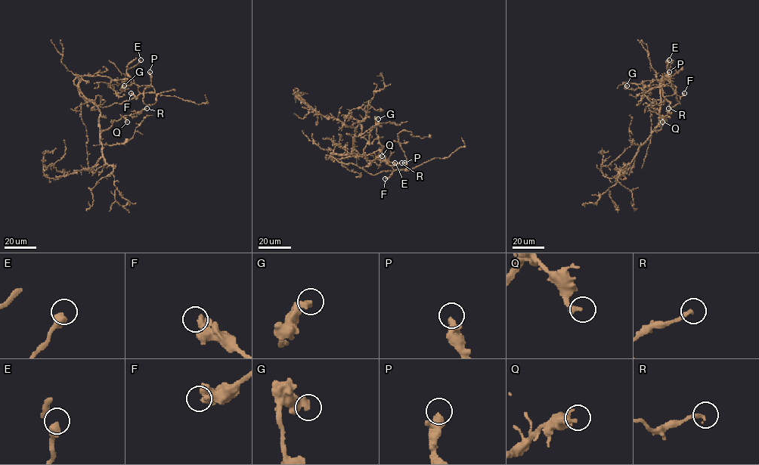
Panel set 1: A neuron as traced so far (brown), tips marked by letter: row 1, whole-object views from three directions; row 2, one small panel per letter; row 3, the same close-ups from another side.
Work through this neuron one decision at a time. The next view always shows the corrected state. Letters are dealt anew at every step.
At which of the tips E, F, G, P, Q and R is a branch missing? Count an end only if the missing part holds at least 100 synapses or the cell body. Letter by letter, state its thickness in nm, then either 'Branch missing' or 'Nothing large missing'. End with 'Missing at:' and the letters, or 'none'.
E: Thickness 480 nm. Nothing large missing
F: Thickness 480 nm. Nothing large missing
G: Thickness 480 nm. Nothing large missing
P: Thickness 440 nm. Nothing large missing
Q: Thickness 240 nm. Nothing large missing
R: Thickness 200 nm. Nothing large missing
Missing at: none

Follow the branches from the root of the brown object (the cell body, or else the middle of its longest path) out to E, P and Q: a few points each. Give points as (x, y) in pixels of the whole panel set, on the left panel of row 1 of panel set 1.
E: (79, 88), (76, 77), (73, 82), (79, 94), (103, 107), (134, 98), (140, 93), (126, 70), (140, 60)
P: (79, 88), (76, 77), (74, 84), (86, 100), (103, 107), (122, 103), (140, 94), (154, 92), (150, 72)
Q: (79, 88), (98, 109), (99, 126), (102, 131), (108, 129), (113, 120), (122, 117), (127, 122)

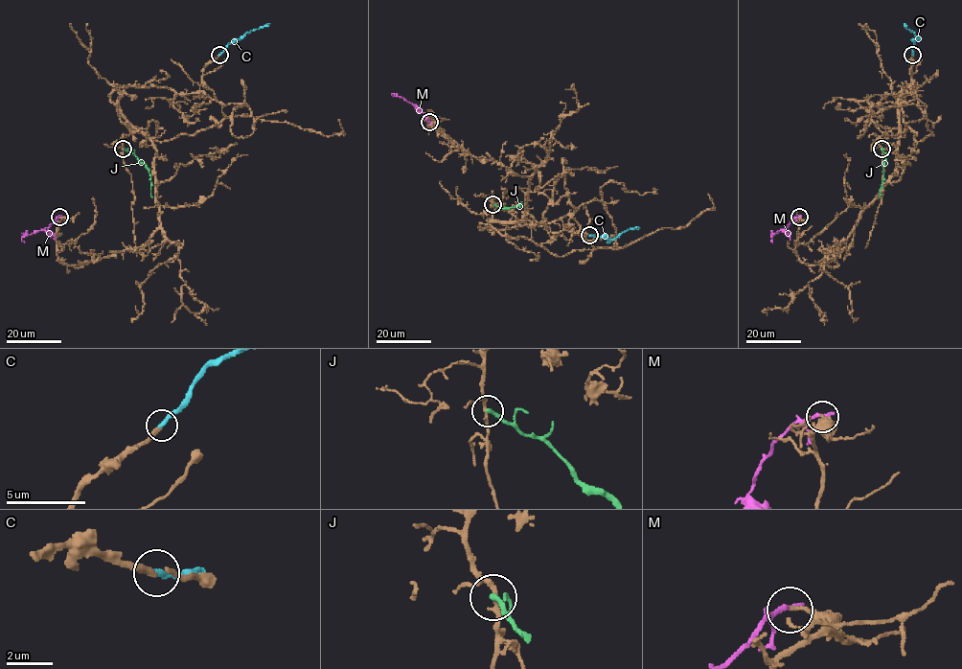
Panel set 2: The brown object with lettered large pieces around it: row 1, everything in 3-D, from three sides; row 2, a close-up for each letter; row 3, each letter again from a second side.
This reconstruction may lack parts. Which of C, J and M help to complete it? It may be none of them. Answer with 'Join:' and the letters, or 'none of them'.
Join: C

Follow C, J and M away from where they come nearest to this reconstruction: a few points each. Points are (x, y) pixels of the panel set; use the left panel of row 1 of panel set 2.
C: (219, 55), (236, 39), (269, 24)
J: (123, 149), (145, 164), (150, 175), (152, 197)
M: (59, 217), (48, 227), (25, 236), (22, 241), (25, 243)

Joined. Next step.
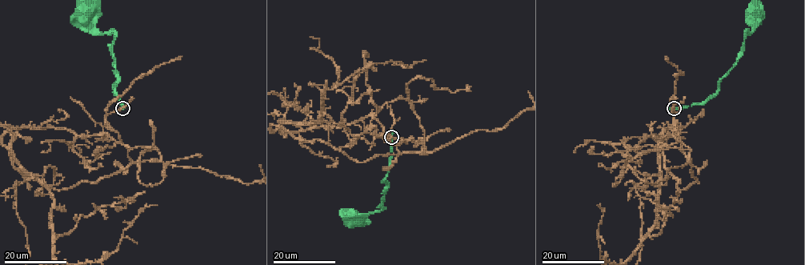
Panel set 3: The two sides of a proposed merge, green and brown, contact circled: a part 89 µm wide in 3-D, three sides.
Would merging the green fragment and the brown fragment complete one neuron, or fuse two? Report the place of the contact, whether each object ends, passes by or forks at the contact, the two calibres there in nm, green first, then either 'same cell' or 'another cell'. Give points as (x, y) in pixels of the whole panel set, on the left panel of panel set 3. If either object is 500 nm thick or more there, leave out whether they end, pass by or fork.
(122, 108) | green passes by | brown passes by | 440/200 nm | another cell

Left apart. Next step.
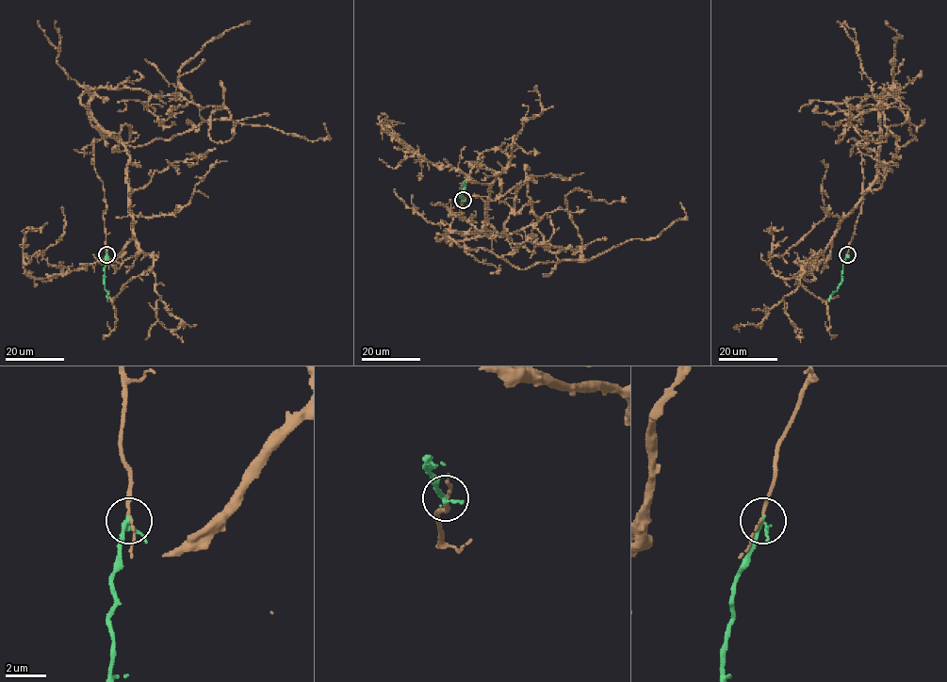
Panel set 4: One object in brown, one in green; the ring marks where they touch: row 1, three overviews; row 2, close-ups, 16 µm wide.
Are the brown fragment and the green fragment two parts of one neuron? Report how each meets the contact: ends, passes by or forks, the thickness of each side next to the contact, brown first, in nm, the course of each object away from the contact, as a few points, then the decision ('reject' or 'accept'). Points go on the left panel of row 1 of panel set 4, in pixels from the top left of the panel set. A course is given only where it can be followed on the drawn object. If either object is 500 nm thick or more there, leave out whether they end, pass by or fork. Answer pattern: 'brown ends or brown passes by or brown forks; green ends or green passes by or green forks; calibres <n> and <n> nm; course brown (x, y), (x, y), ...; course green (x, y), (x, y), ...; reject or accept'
brown passes by; green passes by; calibres 120 and 170 nm; course brown (106, 254), (93, 144), (114, 133), (85, 91), (90, 122), (136, 147), (225, 106), (216, 142), (269, 114); course green (106, 254), (104, 282), (107, 301); reject

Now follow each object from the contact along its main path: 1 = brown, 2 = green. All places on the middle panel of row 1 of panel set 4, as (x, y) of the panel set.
1: (463, 199), (462, 215), (450, 214), (471, 228), (436, 239), (520, 269), (586, 260), (572, 191), (627, 202)
2: (463, 200), (461, 194), (465, 180)

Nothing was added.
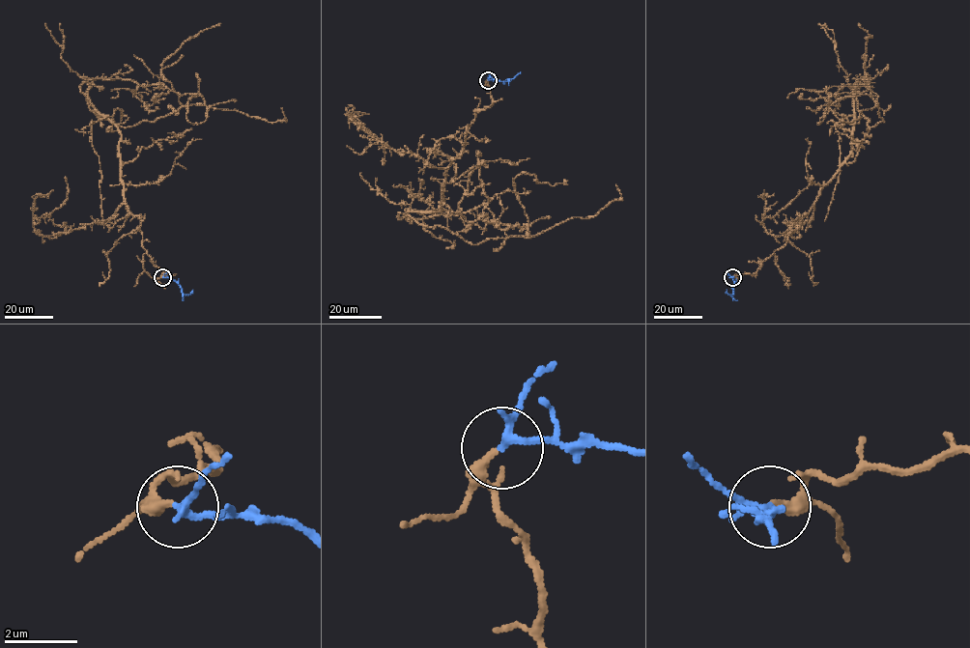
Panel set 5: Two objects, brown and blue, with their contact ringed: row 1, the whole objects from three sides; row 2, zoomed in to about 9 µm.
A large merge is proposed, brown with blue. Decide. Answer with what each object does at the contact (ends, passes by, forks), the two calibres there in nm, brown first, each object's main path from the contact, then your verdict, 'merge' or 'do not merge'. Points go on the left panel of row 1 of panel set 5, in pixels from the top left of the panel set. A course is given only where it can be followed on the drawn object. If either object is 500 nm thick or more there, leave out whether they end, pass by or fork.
brown passes by; blue passes by; 240 nm thick on the brown side, 200 nm on the other; brown runs (162, 276), (125, 204), (120, 131), (80, 86), (127, 127), (200, 94), (192, 124), (237, 100); blue runs (162, 276), (175, 280), (183, 294), (188, 295), (192, 290); merge

